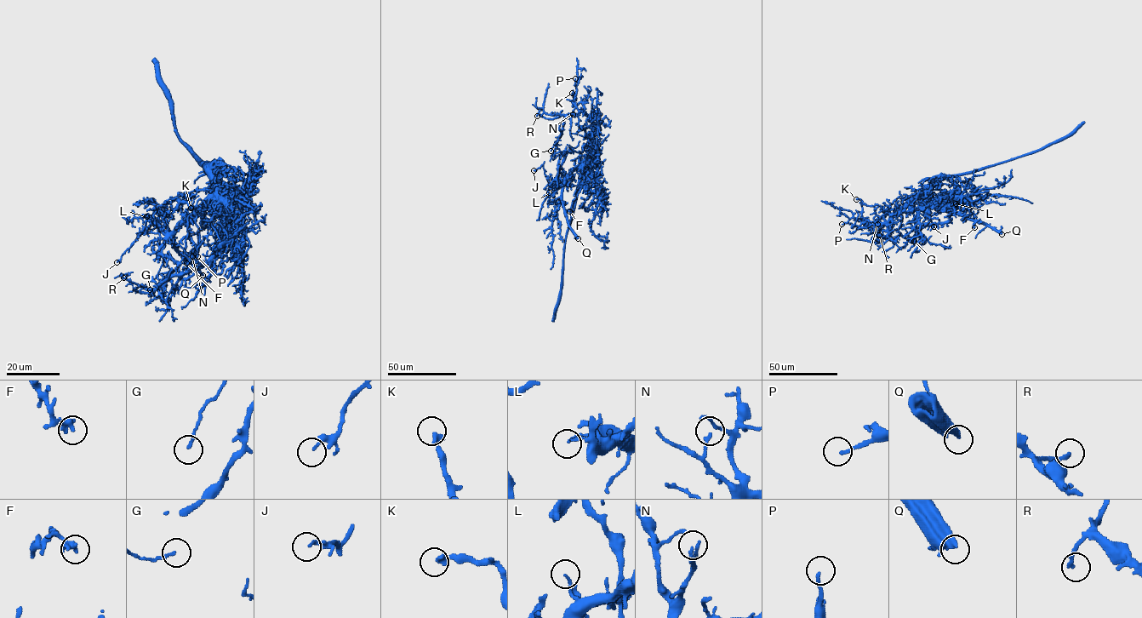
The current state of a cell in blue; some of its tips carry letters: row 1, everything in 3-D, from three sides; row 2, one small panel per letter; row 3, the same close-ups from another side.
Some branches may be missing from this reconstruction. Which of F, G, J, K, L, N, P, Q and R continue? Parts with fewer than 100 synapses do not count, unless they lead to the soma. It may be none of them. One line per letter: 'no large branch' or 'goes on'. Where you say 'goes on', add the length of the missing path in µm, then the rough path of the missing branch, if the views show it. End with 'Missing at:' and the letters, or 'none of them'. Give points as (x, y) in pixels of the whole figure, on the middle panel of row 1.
F: no large branch
G: no large branch
J: no large branch
K: no large branch
L: no large branch
N: no large branch
P: no large branch
Q: goes on; missing 60 µm; course (578, 238), (585, 254), (602, 265), (600, 301)
R: no large branch
Missing at: Q

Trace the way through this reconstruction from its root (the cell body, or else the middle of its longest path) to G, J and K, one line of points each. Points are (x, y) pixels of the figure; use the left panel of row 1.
G: (205, 164), (225, 207), (229, 238), (205, 263), (191, 266), (174, 287), (167, 277), (159, 286), (150, 289)
J: (205, 164), (211, 192), (171, 232), (165, 233), (154, 223), (144, 228), (117, 262)
K: (205, 164), (225, 207), (229, 232), (205, 263), (192, 258), (198, 226), (191, 208)

